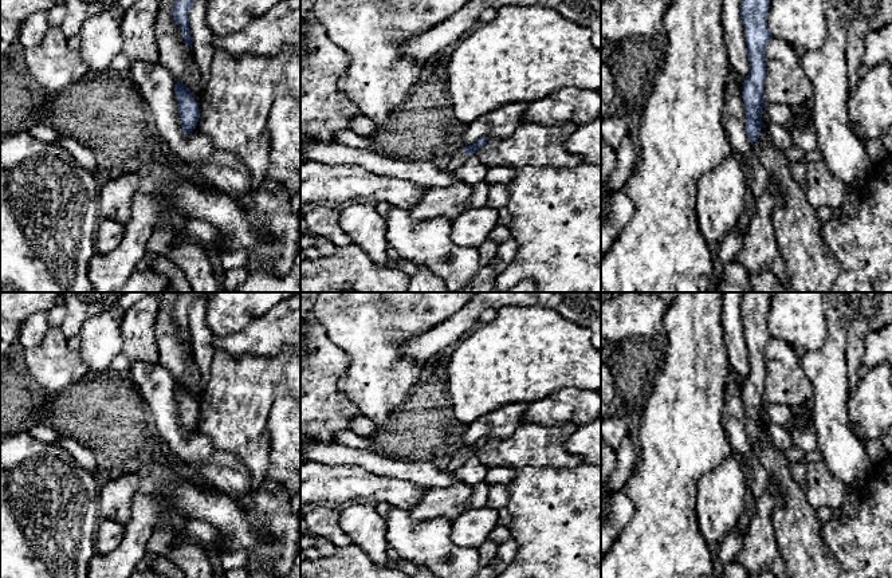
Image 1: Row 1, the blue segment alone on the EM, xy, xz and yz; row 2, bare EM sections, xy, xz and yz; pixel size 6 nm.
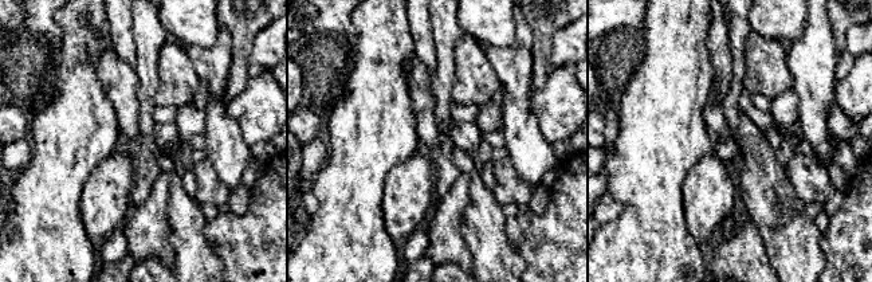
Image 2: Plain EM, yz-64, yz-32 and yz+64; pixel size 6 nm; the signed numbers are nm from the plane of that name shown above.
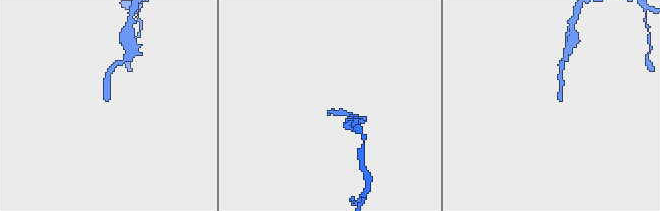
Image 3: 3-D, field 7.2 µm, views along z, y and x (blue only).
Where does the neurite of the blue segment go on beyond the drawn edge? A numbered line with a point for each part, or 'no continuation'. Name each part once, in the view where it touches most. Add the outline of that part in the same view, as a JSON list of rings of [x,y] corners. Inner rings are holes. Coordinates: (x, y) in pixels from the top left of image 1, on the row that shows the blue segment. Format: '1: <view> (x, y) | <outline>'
1: xz (459, 157) | [[[464,149],[456,152],[451,158],[449,164],[445,168],[449,173],[455,173],[467,160],[469,156],[465,154]]]

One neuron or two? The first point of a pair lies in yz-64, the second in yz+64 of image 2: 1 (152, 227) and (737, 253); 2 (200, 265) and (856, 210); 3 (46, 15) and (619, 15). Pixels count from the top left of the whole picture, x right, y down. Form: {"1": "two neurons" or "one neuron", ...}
{"1": "one neuron", "2": "two neurons", "3": "one neuron"}

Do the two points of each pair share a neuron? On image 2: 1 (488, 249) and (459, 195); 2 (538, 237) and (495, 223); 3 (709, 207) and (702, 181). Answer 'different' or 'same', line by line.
1: different
2: different
3: same

